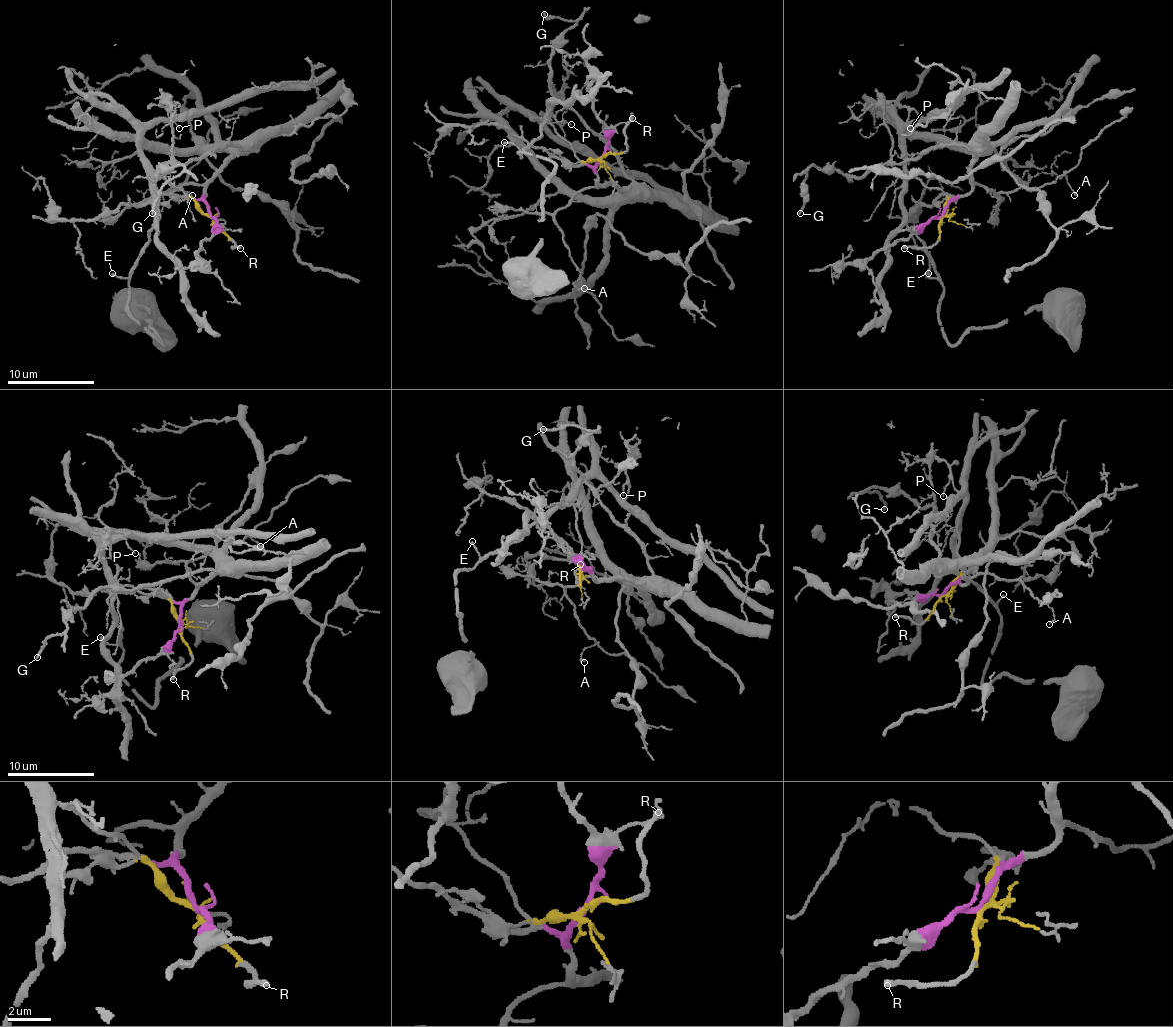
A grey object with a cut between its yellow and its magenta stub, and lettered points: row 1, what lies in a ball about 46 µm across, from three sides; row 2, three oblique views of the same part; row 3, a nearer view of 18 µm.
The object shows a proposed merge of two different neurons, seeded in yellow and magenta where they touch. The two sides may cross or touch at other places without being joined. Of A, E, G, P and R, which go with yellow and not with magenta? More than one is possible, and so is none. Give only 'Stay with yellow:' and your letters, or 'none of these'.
Stay with yellow: E, P, R

